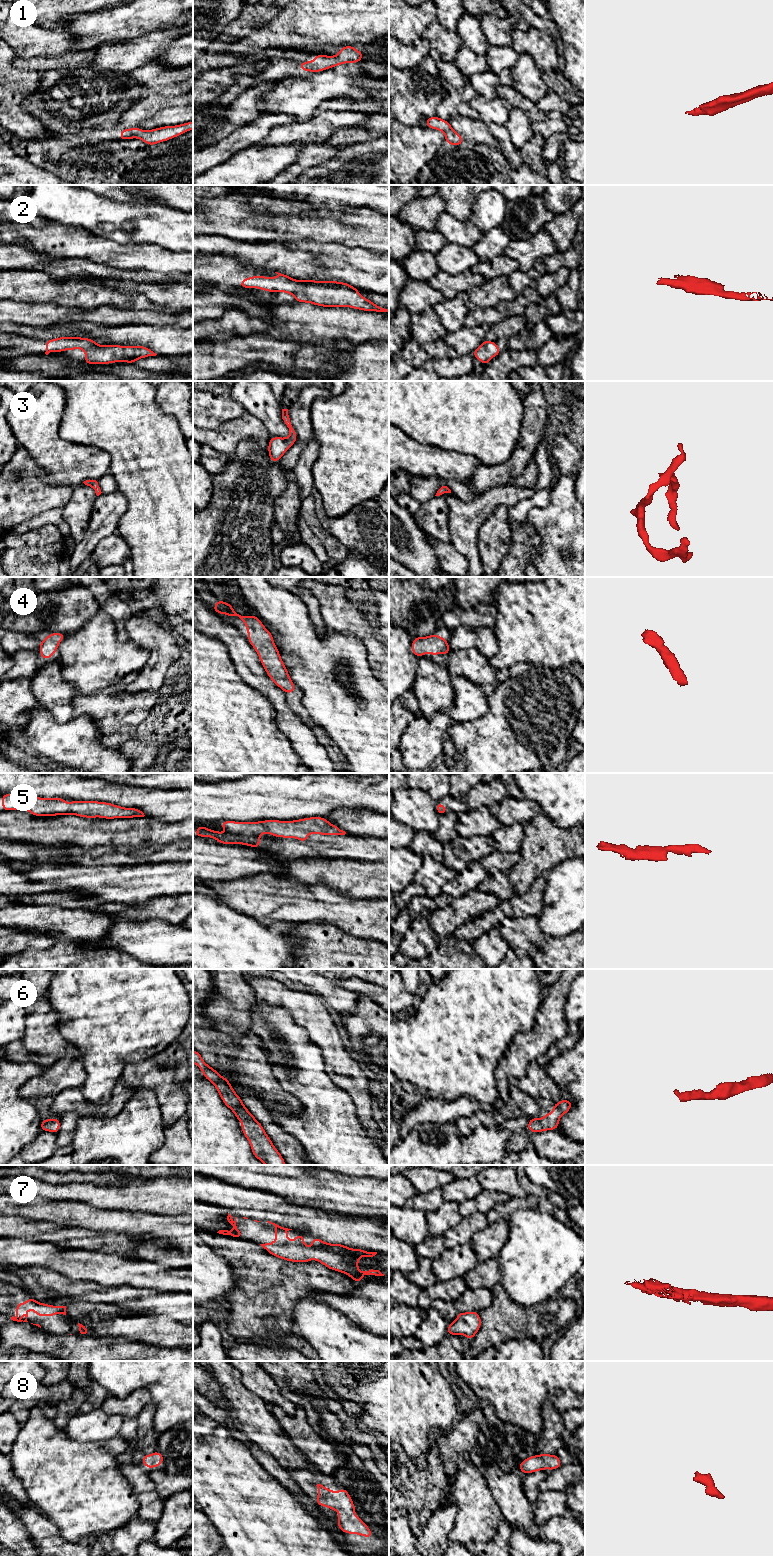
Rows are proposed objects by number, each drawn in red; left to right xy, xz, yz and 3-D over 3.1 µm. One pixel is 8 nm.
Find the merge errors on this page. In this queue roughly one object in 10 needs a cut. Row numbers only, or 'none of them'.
none of them

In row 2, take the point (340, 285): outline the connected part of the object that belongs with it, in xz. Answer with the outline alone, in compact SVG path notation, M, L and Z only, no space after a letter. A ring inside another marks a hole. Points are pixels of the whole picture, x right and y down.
M278 272L278 277L265 277L265 276L252 276L249 278L245 278L240 281L239 287L241 288L258 288L261 290L266 290L272 293L275 292L285 292L288 294L292 294L296 298L296 302L299 303L312 303L317 306L322 307L351 307L358 310L364 311L374 311L380 313L388 313L389 308L382 308L372 301L364 298L358 292L360 289L356 289L355 287L345 283L345 282L337 282L337 281L321 281L318 282L316 280L295 280L288 275L281 274Z

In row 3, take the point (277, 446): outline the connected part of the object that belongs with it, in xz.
M282 409L282 419L284 424L290 431L288 438L271 437L268 445L268 452L271 462L276 462L281 459L283 454L297 441L297 434L291 424L288 409Z

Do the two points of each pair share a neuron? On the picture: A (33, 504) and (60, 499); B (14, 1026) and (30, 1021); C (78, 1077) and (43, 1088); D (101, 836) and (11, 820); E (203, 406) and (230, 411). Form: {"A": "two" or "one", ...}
{"A": "one", "B": "two", "C": "one", "D": "one", "E": "one"}

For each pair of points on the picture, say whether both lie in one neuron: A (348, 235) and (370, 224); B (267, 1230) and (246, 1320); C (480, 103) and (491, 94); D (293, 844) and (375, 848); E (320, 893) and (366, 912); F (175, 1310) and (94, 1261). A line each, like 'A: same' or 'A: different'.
A: same
B: different
C: different
D: same
E: same
F: different

